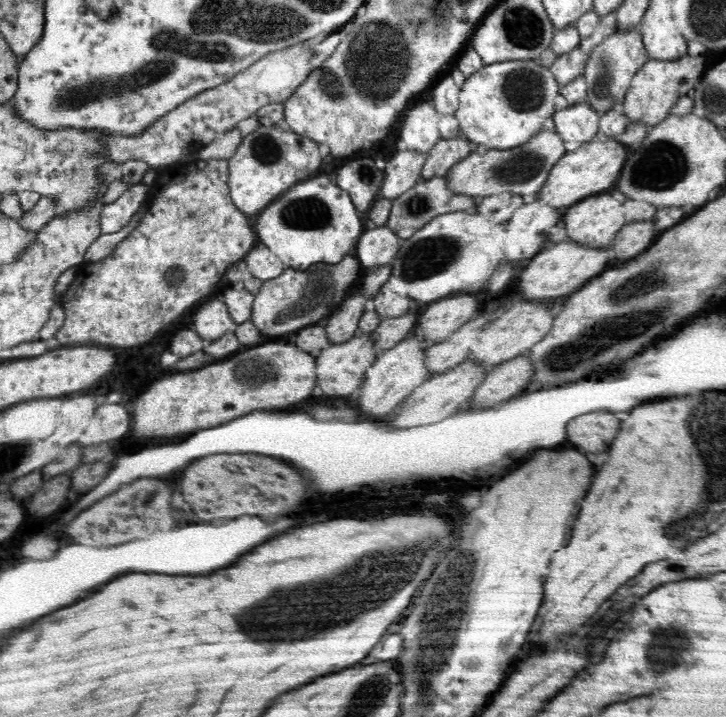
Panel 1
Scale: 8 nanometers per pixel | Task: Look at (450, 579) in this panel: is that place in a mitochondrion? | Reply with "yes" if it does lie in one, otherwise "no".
yes

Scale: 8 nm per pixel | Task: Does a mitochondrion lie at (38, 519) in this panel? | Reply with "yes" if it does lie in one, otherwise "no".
no

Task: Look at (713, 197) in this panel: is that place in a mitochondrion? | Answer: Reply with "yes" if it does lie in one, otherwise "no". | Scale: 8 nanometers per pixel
no

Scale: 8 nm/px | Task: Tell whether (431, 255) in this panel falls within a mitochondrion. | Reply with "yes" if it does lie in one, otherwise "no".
yes

